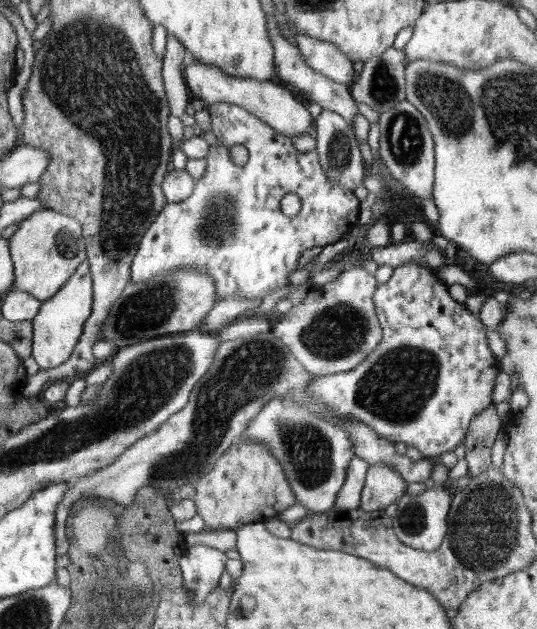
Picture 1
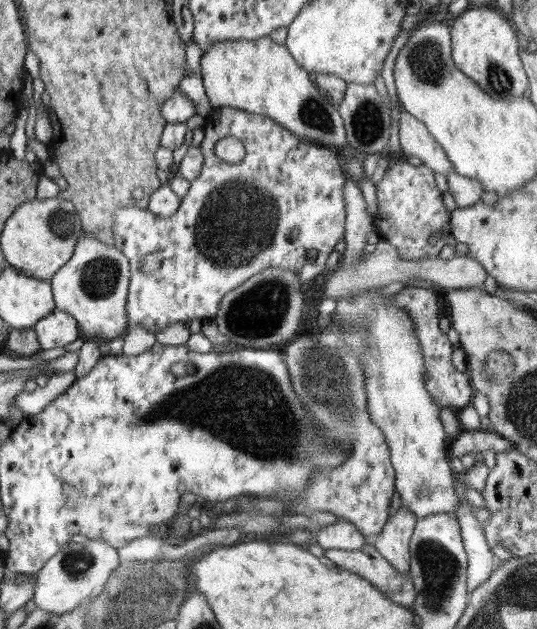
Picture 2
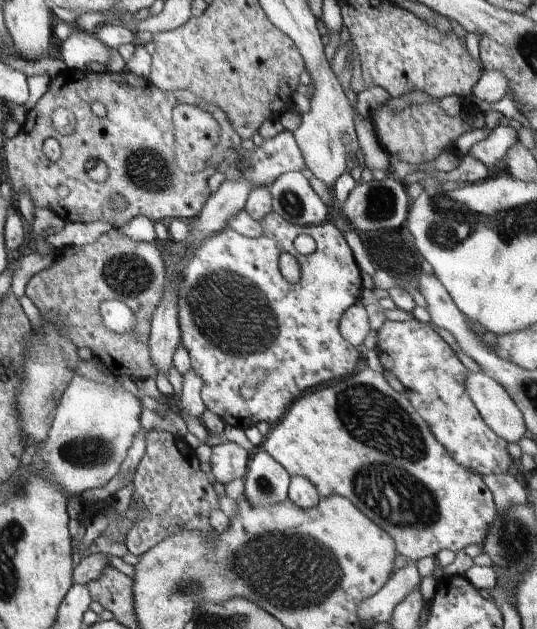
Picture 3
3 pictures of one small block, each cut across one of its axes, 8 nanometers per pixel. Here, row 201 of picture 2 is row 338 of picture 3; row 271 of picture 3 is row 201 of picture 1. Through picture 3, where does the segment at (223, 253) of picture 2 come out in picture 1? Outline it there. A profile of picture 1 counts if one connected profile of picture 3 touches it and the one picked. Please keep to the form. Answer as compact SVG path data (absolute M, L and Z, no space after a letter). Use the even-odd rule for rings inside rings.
M213 104L207 106L207 112L211 114L211 132L219 138L221 146L211 148L211 154L207 154L207 170L195 182L193 194L185 202L163 206L155 222L151 222L131 262L129 282L145 282L177 268L207 268L215 282L217 300L233 298L233 294L239 294L239 298L255 306L261 298L275 292L273 288L287 284L285 276L291 270L297 270L297 258L303 250L313 246L325 248L357 226L355 220L359 200L353 196L353 192L339 188L335 182L327 182L325 174L319 170L315 150L299 154L291 146L291 138L271 128L259 116L237 104ZM237 144L247 150L247 162L243 166L235 166L229 160L229 150ZM287 192L297 194L301 200L301 210L293 218L287 218L279 212L279 200Z

